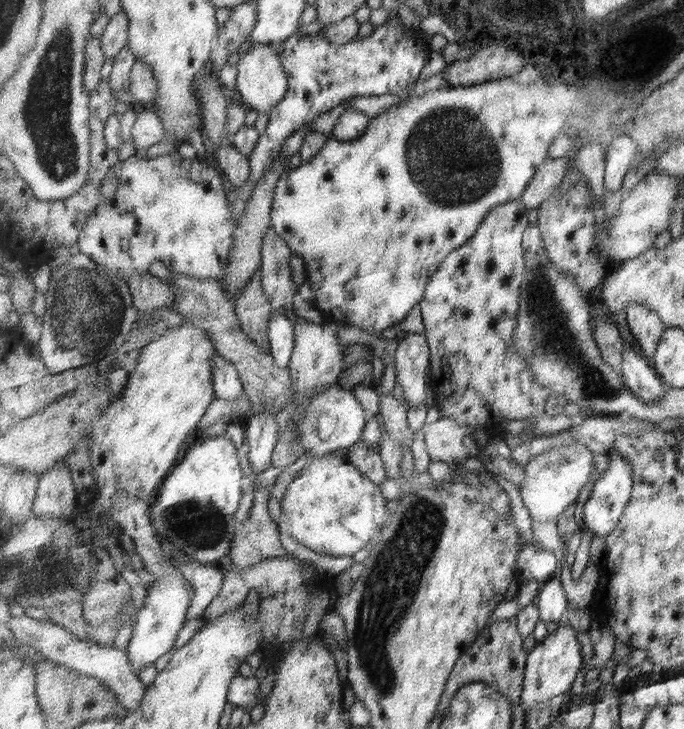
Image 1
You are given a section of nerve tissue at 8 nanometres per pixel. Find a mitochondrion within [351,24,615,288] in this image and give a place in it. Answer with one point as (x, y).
(450, 155)

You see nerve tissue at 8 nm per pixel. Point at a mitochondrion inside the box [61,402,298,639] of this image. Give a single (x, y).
(201, 525)

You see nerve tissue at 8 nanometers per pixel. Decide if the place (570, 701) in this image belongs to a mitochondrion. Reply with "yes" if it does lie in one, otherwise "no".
no

